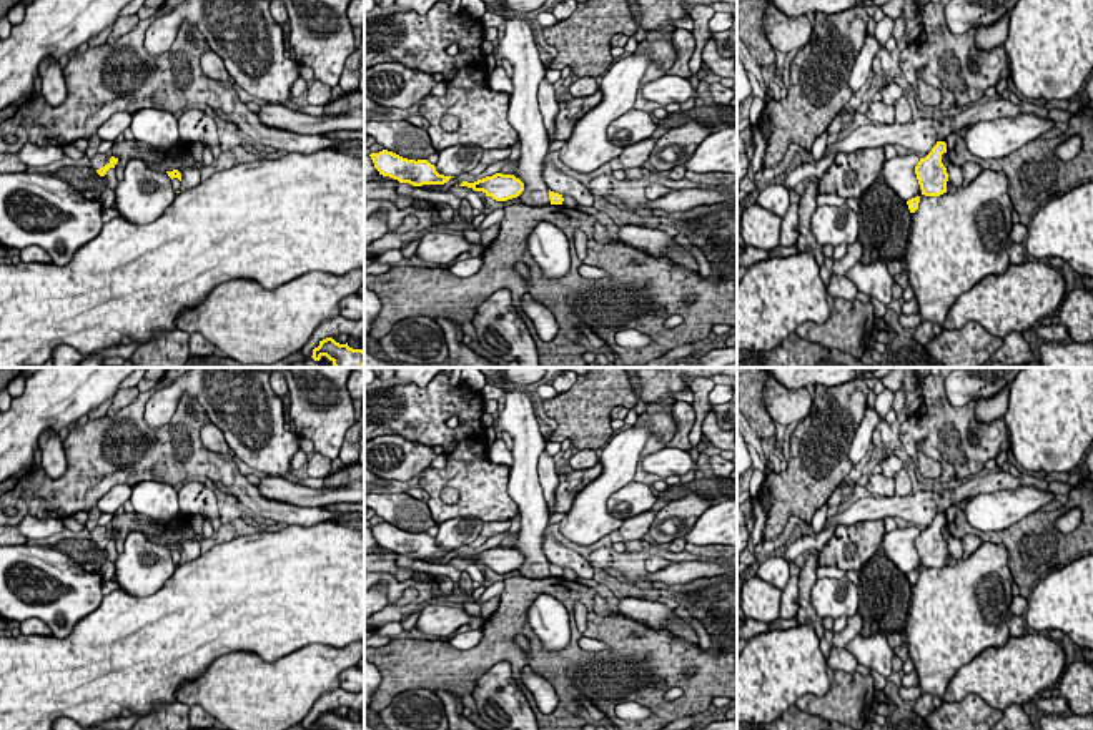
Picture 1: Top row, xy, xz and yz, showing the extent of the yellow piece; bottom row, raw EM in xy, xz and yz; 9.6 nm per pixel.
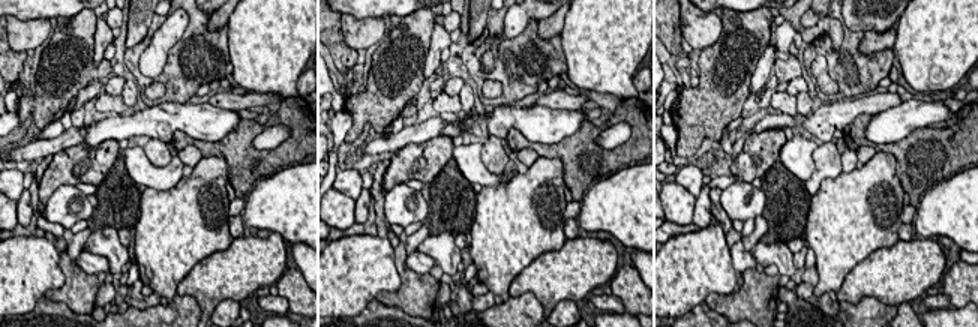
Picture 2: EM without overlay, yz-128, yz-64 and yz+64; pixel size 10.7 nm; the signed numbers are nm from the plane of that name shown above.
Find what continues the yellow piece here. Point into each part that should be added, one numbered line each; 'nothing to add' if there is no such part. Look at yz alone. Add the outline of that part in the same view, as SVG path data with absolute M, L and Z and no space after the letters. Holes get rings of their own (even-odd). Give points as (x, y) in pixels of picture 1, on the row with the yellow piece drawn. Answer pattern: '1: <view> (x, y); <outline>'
nothing to add

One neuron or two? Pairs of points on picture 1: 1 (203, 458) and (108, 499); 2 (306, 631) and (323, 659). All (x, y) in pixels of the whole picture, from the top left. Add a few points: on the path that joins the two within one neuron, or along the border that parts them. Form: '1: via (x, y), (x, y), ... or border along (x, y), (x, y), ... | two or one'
1: border along (132, 486), (113, 486), (97, 506) | two
2: border along (346, 644), (340, 647), (306, 644), (278, 659) | two

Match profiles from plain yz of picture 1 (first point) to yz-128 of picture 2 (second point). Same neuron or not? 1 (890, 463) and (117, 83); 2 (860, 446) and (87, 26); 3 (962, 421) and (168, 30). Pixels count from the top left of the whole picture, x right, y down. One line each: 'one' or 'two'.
1: one
2: two
3: two

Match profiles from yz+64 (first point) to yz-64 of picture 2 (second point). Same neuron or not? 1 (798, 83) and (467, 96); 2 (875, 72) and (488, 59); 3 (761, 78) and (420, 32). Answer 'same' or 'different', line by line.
1: different
2: different
3: different

